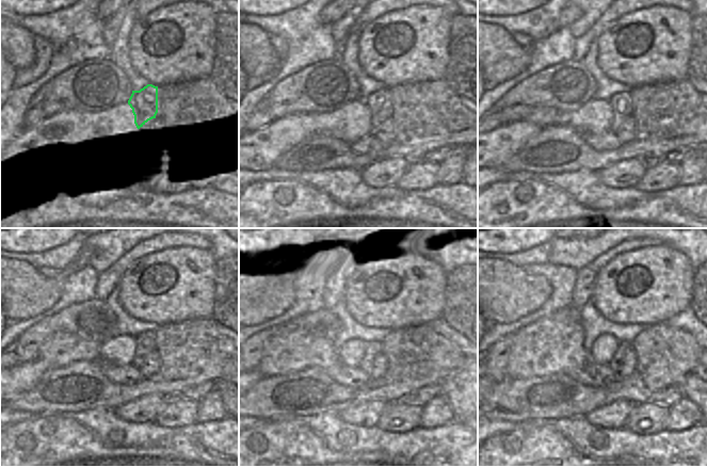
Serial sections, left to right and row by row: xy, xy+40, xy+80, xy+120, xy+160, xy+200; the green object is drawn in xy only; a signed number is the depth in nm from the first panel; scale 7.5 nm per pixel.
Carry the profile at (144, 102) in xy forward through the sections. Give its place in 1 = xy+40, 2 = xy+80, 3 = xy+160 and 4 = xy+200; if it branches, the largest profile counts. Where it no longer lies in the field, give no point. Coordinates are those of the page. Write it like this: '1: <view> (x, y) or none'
1: xy+40 (380, 103)
2: xy+80 (621, 102)
3: xy+160 (381, 347)
4: xy+200 (615, 364)

